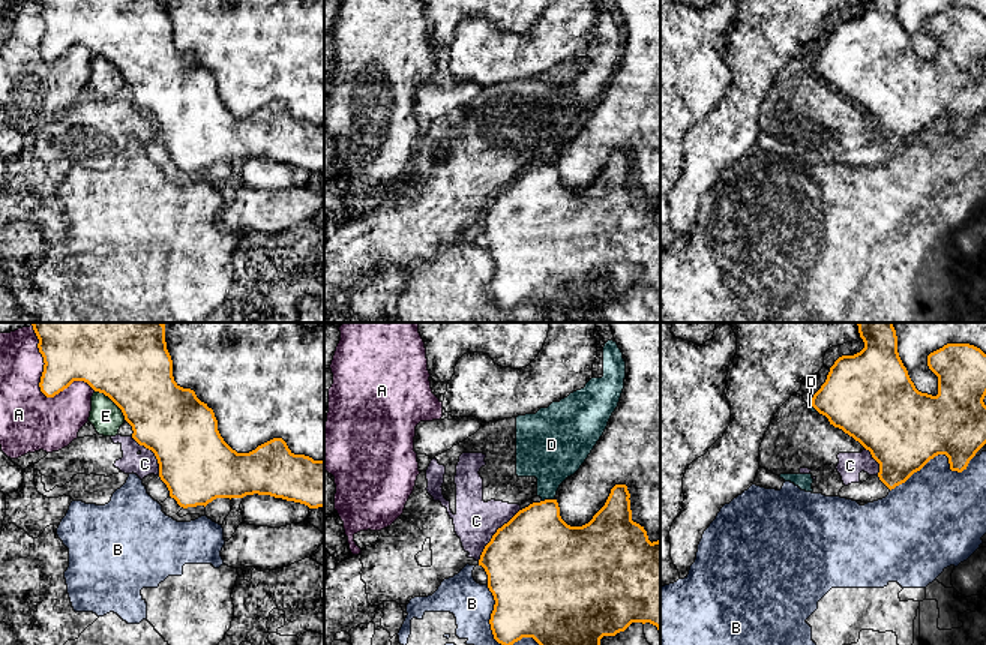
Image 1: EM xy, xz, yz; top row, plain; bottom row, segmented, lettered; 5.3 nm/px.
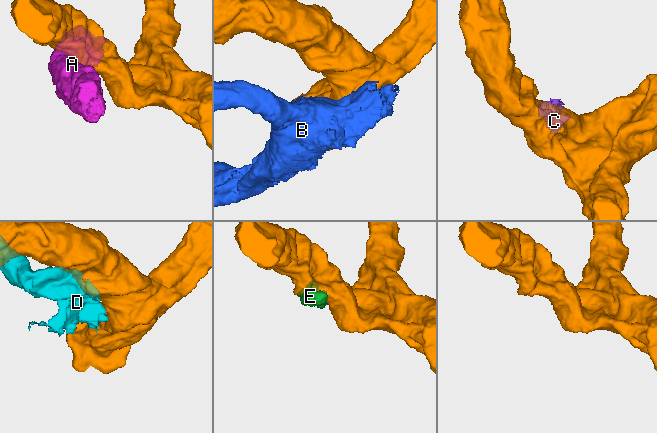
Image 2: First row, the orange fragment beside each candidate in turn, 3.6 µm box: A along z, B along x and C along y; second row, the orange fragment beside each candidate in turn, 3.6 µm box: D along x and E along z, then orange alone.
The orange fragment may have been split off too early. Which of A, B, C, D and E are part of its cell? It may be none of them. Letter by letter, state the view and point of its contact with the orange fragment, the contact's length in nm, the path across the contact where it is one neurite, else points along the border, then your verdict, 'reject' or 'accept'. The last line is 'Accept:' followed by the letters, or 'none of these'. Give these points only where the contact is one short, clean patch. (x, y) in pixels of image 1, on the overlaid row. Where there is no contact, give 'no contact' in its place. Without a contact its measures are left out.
A: contact xy (39, 384); length 500 nm; reject
B: contact yz (937, 455); length 500 nm; reject
C: contact xz (494, 534); length 360 nm; border xz (520, 509), (497, 530), (477, 560); reject
D: contact xz (548, 500); length 70 nm; reject
E: contact xy (113, 401); length 220 nm; reject
Accept: none of these

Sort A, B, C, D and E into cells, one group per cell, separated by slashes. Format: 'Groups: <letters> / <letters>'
Groups: A / B / C D / E

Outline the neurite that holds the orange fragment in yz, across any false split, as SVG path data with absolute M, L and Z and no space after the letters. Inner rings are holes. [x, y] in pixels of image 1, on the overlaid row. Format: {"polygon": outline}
{"polygon": "M857 322L864 348L854 356L842 356L830 368L825 382L810 404L834 428L858 441L879 464L879 480L891 490L905 483L938 454L948 458L950 470L962 472L986 444L986 354L969 344L947 344L927 356L929 369L938 376L938 394L921 393L911 381L897 352L893 322Z"}

